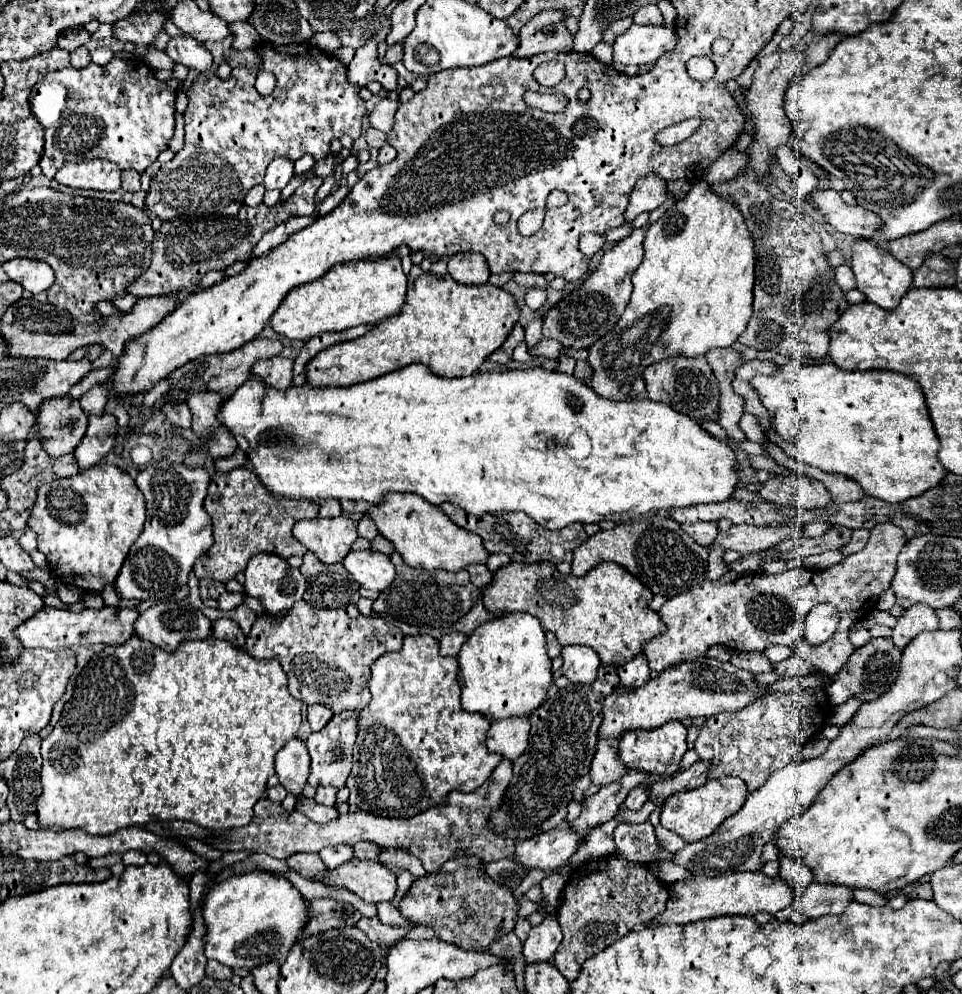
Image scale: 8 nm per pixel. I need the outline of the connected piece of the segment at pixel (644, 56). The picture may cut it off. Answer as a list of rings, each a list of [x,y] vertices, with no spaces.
[[[637,26],[615,38],[613,60],[621,64],[651,64],[677,44],[675,30],[667,26]]]

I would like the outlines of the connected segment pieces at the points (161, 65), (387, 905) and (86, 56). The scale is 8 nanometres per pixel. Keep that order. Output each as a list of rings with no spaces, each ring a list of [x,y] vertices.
[[[154,44],[148,46],[143,61],[153,70],[172,69],[175,66],[175,62],[165,52],[157,50]]]
[[[379,902],[377,904],[377,910],[379,910],[379,916],[381,916],[381,922],[383,924],[391,924],[391,926],[401,926],[401,924],[407,924],[409,920],[405,920],[401,916],[401,912],[397,908],[391,906],[391,902]]]
[[[85,46],[77,48],[75,52],[71,52],[71,66],[85,68],[89,62],[91,62],[91,54],[89,54],[89,50]]]

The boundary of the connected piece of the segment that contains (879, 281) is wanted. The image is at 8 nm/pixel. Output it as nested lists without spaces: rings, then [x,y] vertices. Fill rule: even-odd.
[[[869,238],[855,240],[851,268],[857,278],[857,290],[861,290],[869,302],[873,302],[885,310],[893,310],[899,304],[899,300],[905,296],[905,292],[911,288],[911,282],[913,282],[913,270],[909,270],[909,266],[905,266],[897,258],[893,258],[893,254],[889,254],[887,248],[877,246]]]

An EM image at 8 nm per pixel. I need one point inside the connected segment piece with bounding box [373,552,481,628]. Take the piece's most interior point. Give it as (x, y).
(436, 598)

